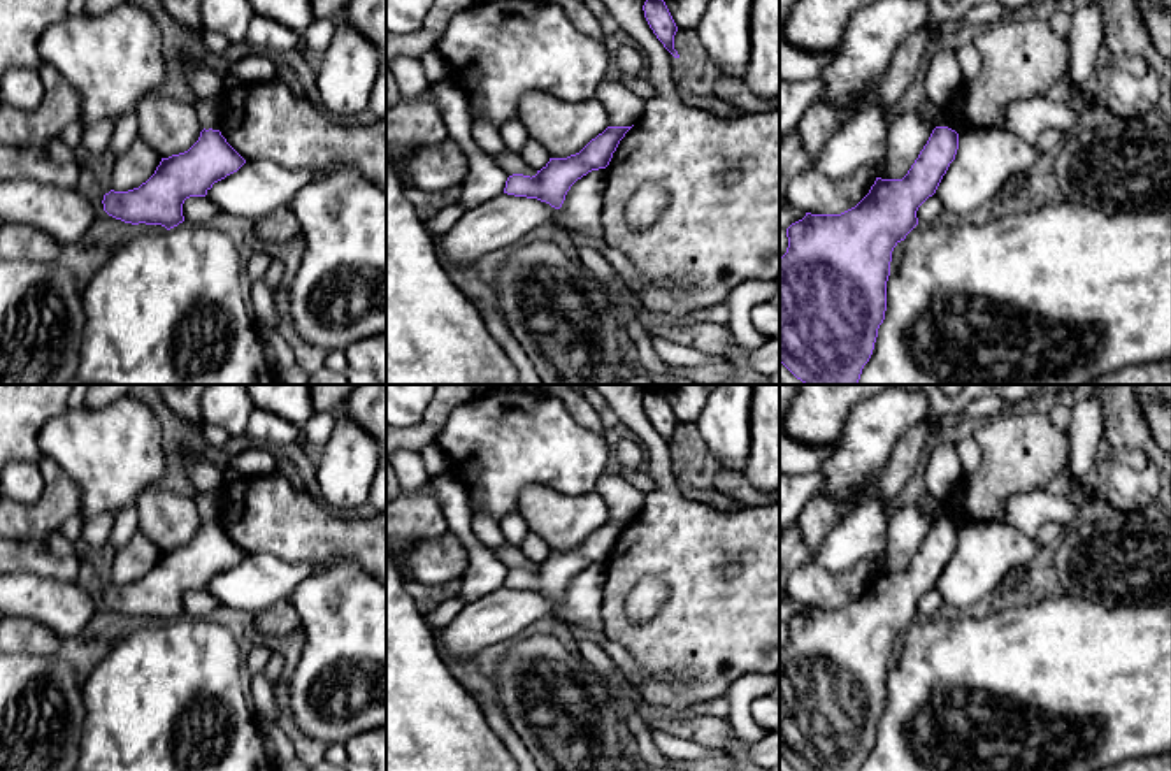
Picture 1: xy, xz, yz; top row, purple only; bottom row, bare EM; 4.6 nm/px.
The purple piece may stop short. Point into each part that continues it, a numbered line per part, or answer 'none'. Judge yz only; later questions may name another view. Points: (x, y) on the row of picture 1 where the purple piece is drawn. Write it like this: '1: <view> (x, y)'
none

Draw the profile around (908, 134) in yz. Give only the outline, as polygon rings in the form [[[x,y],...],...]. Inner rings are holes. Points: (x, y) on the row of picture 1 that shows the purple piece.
[[[946,105],[939,109],[934,121],[925,121],[915,109],[894,118],[888,128],[885,162],[876,177],[902,179],[936,126],[948,126],[957,133],[964,130],[953,121]]]

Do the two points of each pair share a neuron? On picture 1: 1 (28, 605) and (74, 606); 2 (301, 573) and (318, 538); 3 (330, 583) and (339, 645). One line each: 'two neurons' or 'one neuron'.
1: one neuron
2: two neurons
3: one neuron

